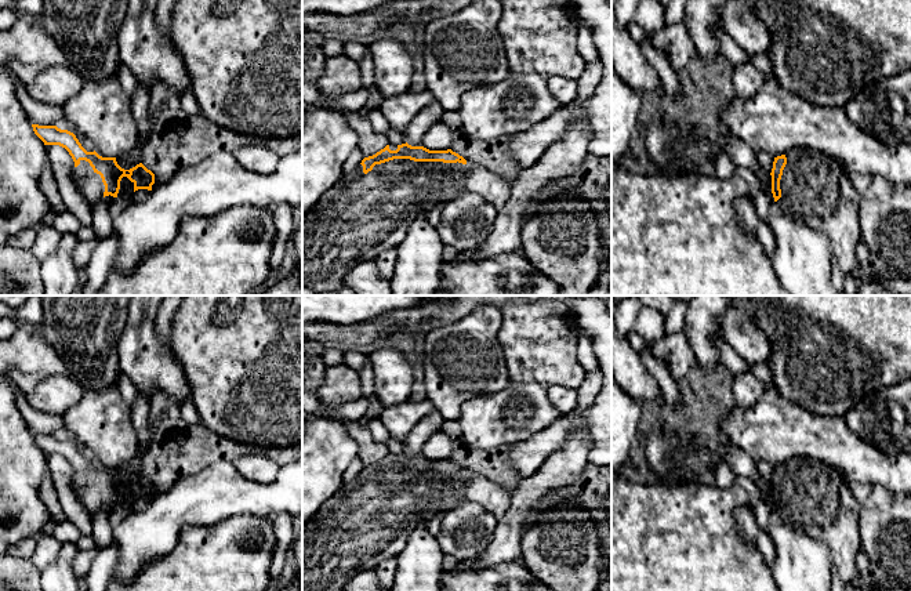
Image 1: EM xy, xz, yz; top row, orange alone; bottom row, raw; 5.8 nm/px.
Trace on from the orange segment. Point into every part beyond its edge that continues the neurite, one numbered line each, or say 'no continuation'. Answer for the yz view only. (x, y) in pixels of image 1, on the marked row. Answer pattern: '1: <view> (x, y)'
1: yz (816, 191)

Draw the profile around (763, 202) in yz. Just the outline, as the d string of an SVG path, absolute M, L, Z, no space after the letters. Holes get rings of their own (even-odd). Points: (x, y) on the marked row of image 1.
M755 152L755 156L765 171L766 181L761 184L761 189L752 199L756 215L761 221L766 221L769 214L774 210L774 197L772 193L772 168L774 157L767 152Z

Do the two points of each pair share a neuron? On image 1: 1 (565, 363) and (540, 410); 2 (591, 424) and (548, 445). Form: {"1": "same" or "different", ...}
{"1": "different", "2": "same"}

